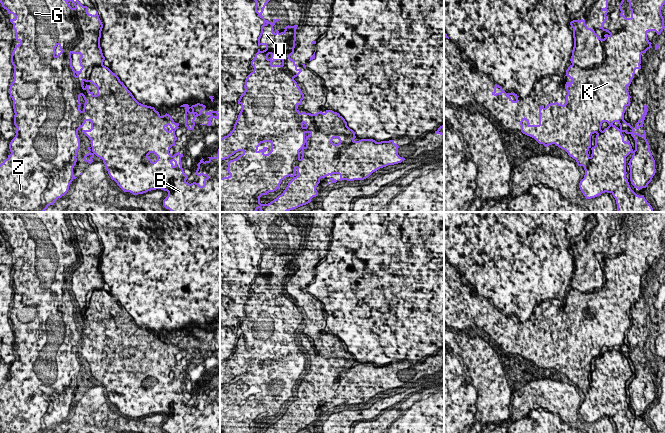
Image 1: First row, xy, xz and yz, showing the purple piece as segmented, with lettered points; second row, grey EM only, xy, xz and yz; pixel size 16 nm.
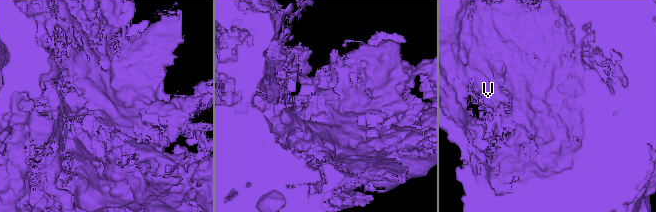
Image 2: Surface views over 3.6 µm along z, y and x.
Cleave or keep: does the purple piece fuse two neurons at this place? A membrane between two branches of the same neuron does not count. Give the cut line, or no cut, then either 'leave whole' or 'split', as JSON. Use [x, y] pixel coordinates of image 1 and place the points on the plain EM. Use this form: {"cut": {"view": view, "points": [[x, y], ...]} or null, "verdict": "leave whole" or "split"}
{"cut": {"view": "yz", "points": [[594, 262], [594, 285], [586, 293], [584, 302], [573, 307]]}, "verdict": "split"}

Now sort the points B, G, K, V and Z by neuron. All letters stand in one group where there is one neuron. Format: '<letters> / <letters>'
B K / G V Z

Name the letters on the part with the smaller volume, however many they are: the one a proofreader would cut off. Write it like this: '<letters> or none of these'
B, K

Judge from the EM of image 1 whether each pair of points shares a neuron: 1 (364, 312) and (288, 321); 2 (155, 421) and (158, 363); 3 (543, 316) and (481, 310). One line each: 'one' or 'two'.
1: two
2: two
3: one

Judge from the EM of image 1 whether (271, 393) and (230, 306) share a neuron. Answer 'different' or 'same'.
same

